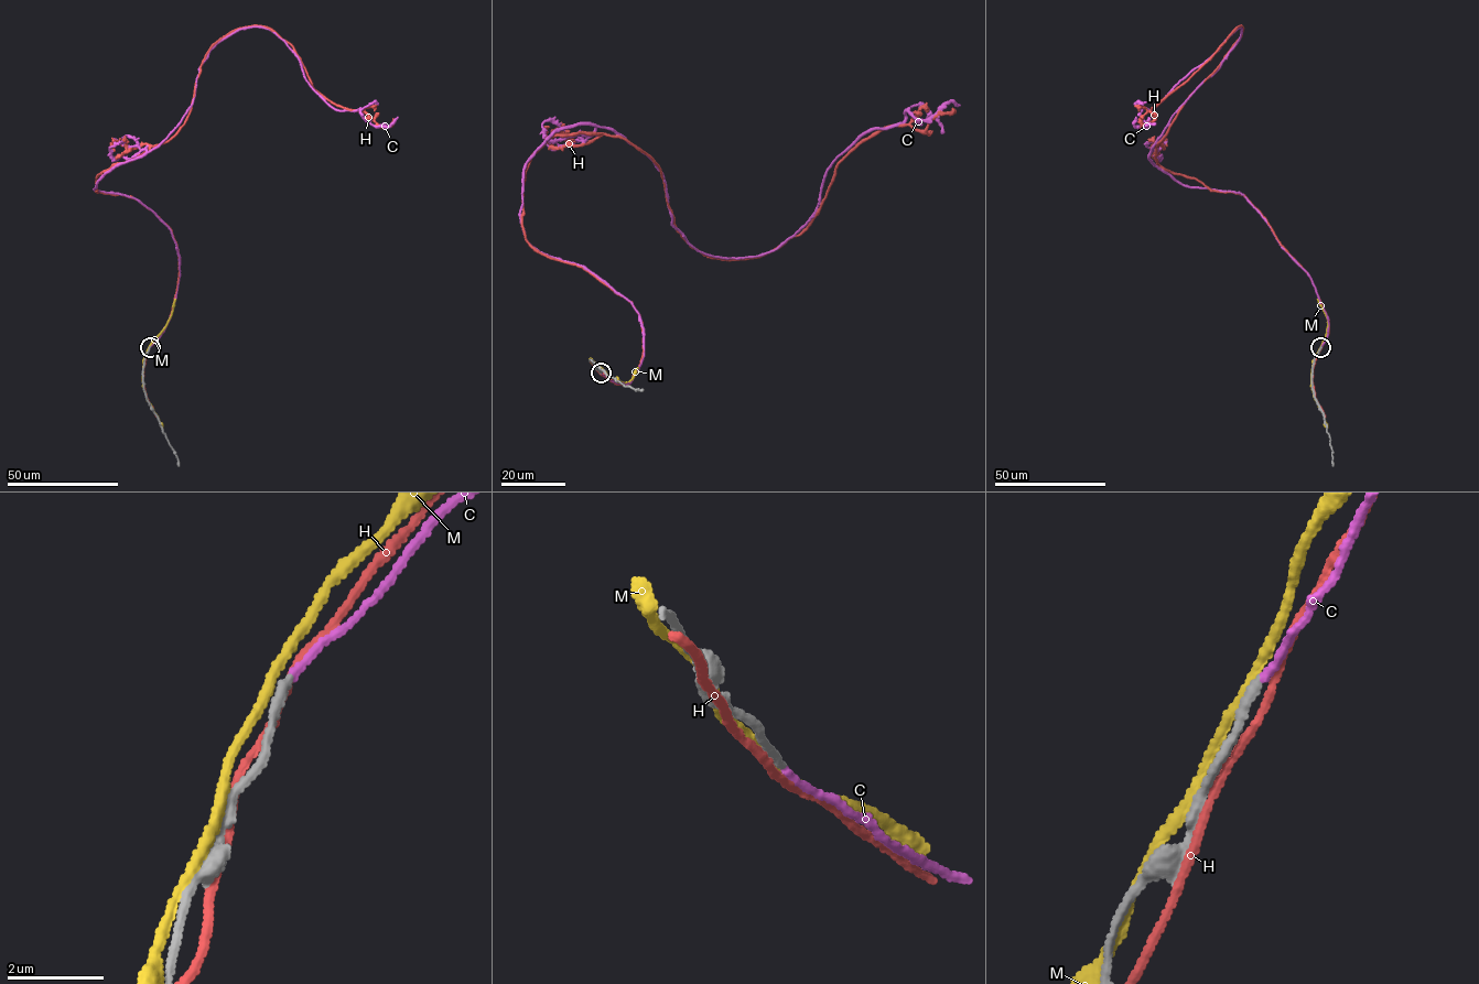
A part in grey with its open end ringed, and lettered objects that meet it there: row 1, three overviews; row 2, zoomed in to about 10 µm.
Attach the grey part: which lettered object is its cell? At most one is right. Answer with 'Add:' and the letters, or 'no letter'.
Add: C

